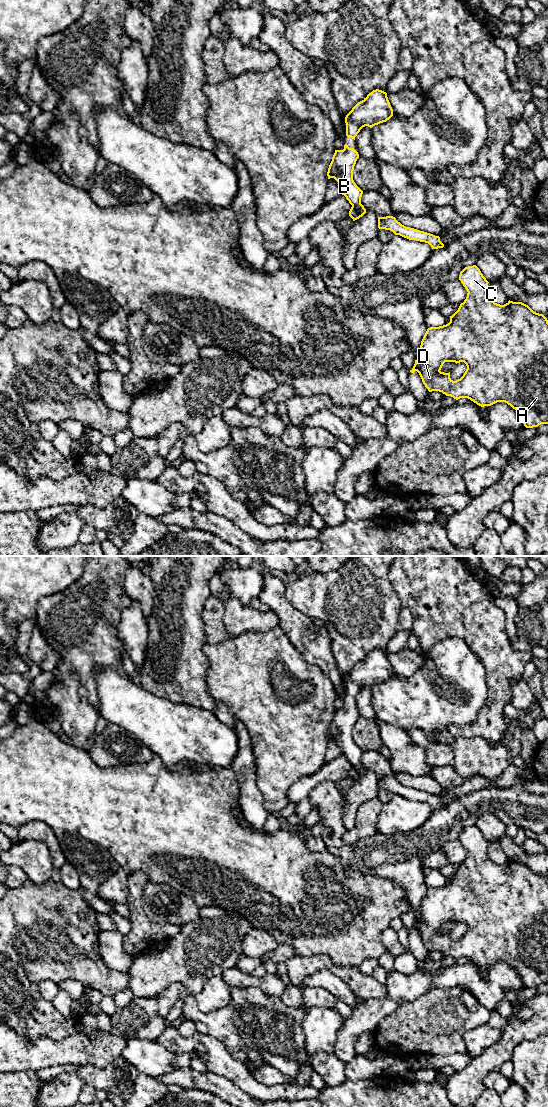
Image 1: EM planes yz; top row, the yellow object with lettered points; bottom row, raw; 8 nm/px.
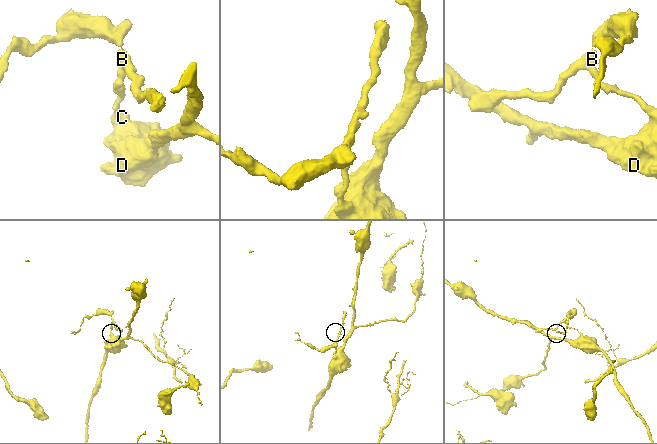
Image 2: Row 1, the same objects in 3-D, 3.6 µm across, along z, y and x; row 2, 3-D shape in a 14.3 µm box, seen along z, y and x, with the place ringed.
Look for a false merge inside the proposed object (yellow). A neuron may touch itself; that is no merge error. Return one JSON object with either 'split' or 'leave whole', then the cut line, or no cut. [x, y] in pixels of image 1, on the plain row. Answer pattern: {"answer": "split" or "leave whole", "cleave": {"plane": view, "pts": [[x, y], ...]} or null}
{"answer": "split", "cleave": {"plane": "yz", "pts": [[360, 762], [352, 766]]}}

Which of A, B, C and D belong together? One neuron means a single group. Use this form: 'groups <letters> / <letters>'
groups A C D / B

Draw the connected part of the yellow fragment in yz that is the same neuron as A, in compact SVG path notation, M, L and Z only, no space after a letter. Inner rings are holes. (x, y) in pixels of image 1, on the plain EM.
M476 826L465 827L459 840L467 850L467 857L458 870L450 876L450 882L427 889L422 901L420 918L415 920L411 933L417 931L429 952L439 951L458 960L468 958L477 965L491 966L505 962L516 970L526 988L548 984L548 880L522 862L508 861L500 865L488 856L488 841ZM445 922L464 922L467 929L463 936L453 941L450 932L441 932Z

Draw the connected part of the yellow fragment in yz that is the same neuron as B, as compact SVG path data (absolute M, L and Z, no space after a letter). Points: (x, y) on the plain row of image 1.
M345 704L343 710L335 710L327 732L328 739L334 738L338 742L342 749L342 755L352 766L361 763L363 754L353 740L353 730L358 718L358 712Z

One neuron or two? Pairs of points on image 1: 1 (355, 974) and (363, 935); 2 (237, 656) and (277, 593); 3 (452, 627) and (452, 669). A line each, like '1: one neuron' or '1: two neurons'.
1: two neurons
2: two neurons
3: two neurons

